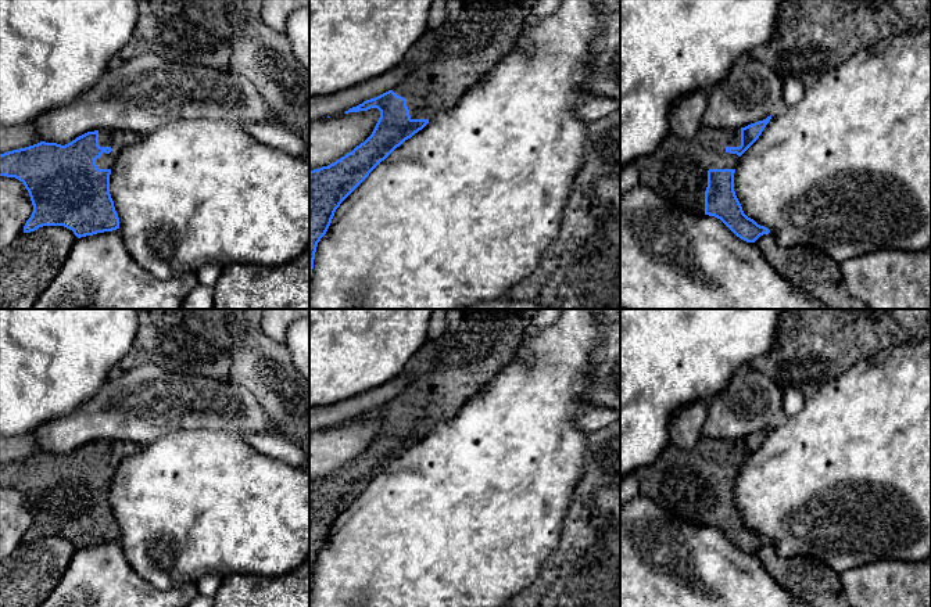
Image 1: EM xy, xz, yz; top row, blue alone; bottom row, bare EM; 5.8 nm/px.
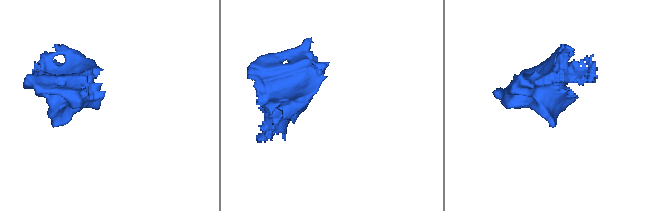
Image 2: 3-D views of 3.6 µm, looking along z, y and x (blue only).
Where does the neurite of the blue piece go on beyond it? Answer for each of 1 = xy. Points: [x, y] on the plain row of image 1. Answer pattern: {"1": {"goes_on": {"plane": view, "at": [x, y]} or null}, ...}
{"1": {"goes_on": {"plane": "xy", "at": [117, 449]}}}

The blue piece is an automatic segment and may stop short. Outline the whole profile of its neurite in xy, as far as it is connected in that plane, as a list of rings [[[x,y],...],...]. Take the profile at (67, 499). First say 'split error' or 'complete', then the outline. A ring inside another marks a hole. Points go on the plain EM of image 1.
split error; [[[100,439],[65,456],[40,452],[0,464],[0,486],[22,492],[33,516],[24,543],[64,536],[80,549],[119,539],[110,485],[118,464],[140,448]]]

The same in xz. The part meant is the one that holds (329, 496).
split error; [[[450,309],[445,330],[438,337],[429,337],[398,374],[408,378],[407,387],[393,401],[344,423],[377,419],[380,428],[372,445],[351,463],[327,477],[309,481],[309,589],[318,553],[340,514],[397,457],[422,441],[438,423],[451,419],[465,401],[513,359],[534,315],[536,309]]]

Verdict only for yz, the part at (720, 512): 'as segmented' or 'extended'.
extended

